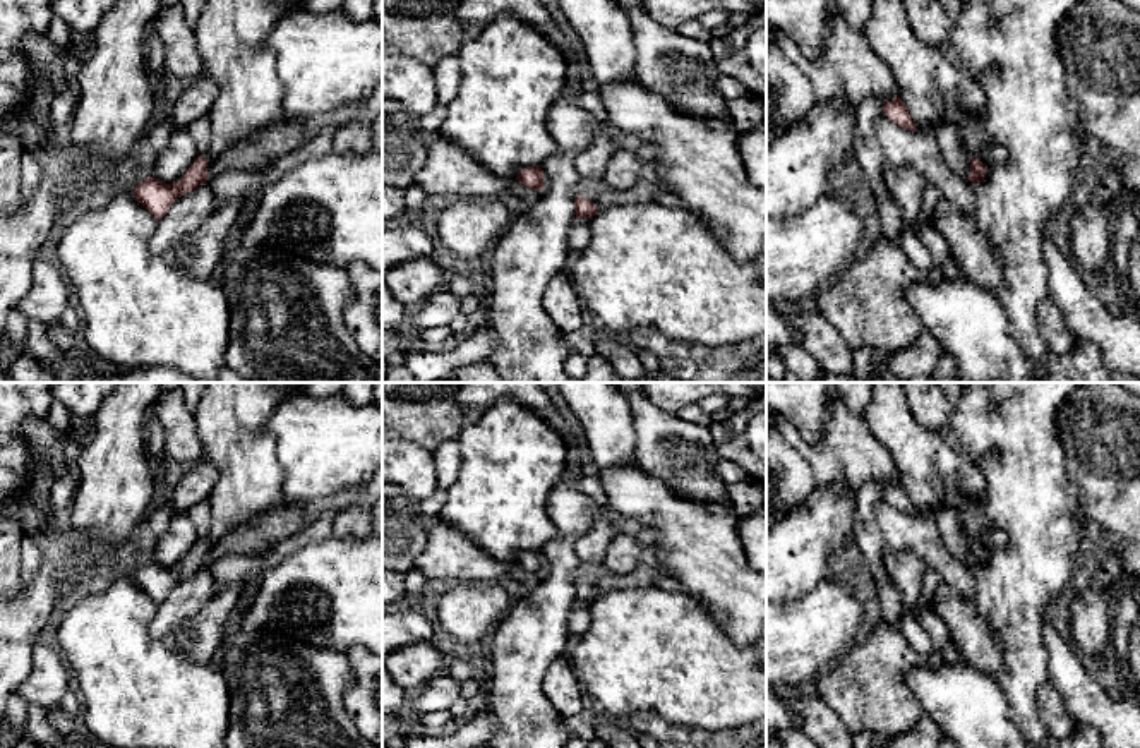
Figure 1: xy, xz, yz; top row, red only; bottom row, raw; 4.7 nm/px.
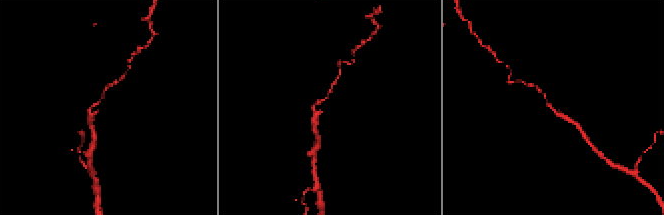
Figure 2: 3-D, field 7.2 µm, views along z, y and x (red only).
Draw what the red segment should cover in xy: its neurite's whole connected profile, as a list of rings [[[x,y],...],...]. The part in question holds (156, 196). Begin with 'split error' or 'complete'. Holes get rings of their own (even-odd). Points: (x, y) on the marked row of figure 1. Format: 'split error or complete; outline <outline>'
split error; outline [[[348,103],[322,115],[279,120],[230,149],[197,156],[178,182],[165,184],[149,175],[134,187],[134,196],[156,220],[161,220],[178,197],[206,184],[211,177],[226,170],[269,166],[314,139],[322,129],[339,129],[355,122],[363,106],[365,103]]]

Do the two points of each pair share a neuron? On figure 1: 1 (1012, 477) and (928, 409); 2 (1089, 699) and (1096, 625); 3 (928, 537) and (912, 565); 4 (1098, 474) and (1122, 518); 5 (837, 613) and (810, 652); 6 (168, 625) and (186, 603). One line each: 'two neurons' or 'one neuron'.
1: two neurons
2: two neurons
3: two neurons
4: one neuron
5: one neuron
6: one neuron

